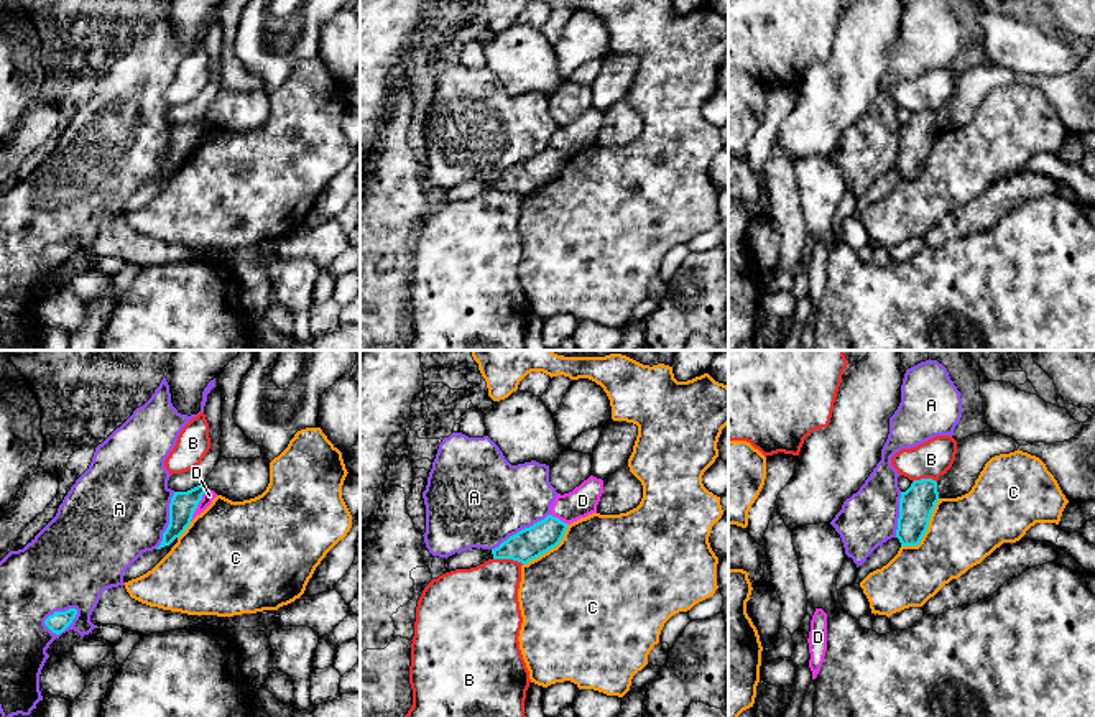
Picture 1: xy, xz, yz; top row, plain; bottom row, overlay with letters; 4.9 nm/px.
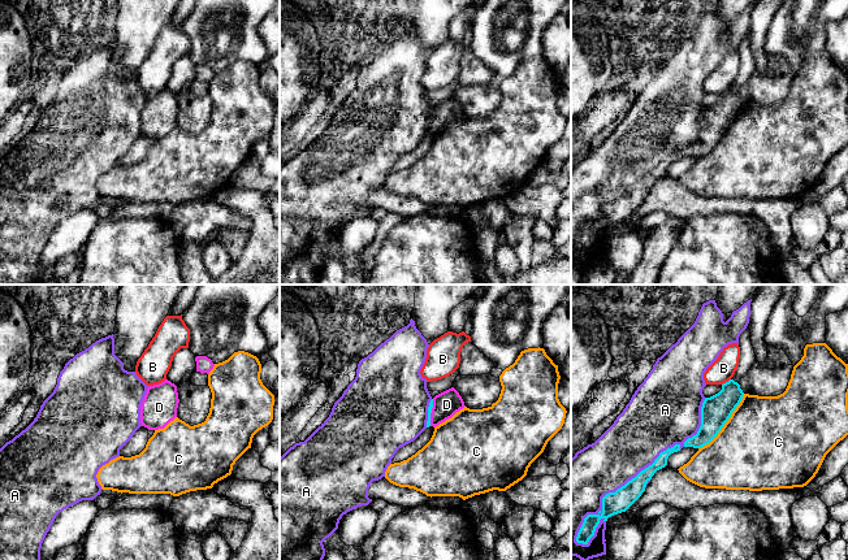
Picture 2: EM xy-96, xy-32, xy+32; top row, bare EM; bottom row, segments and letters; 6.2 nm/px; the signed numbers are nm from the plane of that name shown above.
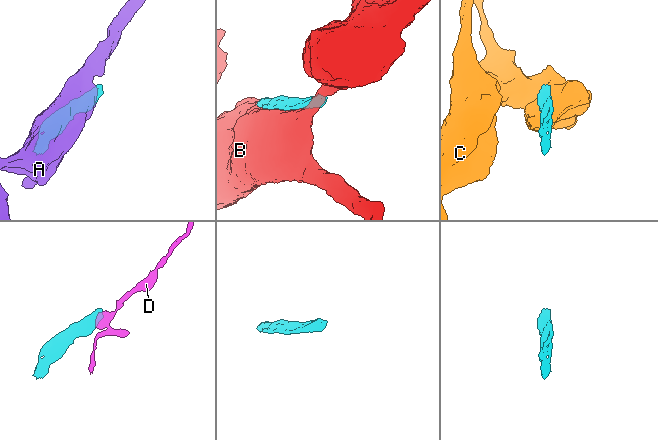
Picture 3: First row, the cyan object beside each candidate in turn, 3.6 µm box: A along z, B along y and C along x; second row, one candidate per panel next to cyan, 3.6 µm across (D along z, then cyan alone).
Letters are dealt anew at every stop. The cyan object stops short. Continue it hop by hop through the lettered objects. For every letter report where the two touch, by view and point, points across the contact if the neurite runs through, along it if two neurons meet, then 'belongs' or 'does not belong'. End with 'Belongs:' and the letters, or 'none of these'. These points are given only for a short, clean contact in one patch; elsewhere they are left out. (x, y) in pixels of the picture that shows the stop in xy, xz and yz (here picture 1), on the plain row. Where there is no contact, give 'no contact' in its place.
A: xy (60, 244) | does not belong
B: xz (508, 189) | does not belong
C: yz (926, 161) | does not belong
D: xy (198, 135) | along xy (207, 120), (189, 152) | does not belong
Belongs: none of these

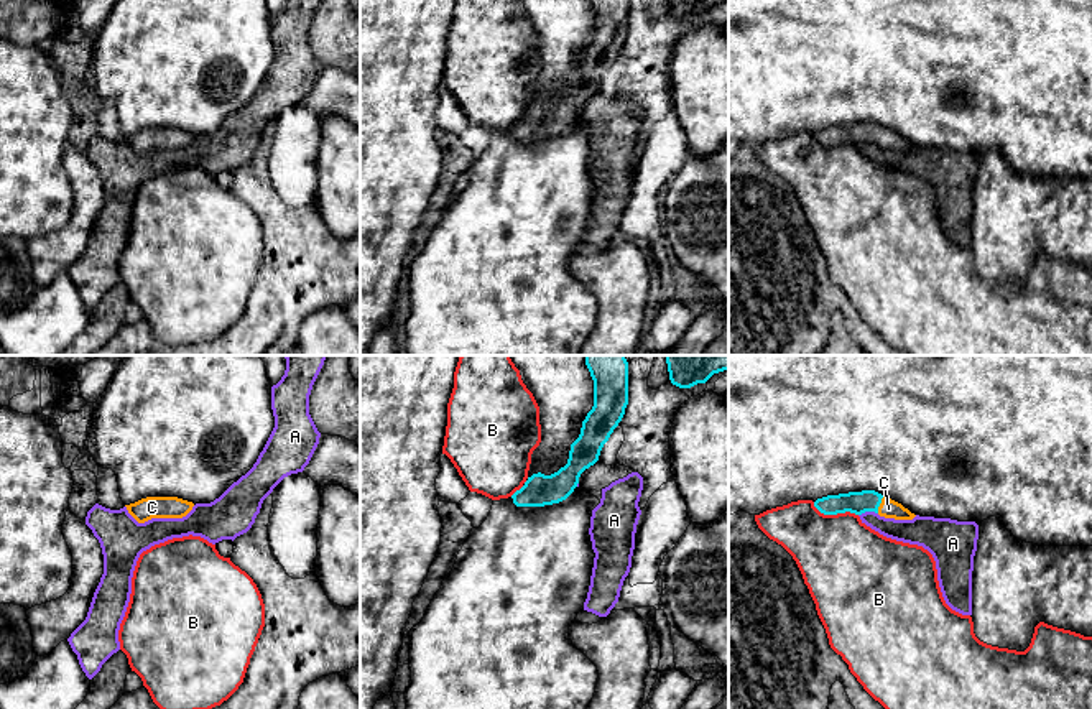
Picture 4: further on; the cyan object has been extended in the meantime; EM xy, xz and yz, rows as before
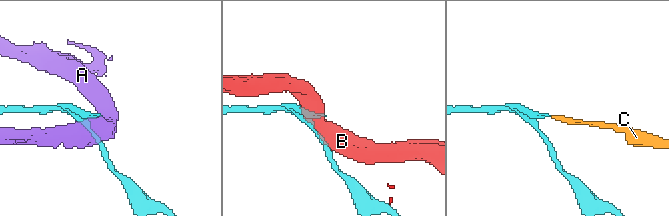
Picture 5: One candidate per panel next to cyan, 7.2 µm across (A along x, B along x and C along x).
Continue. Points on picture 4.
A: yz (867, 142) | along yz (877, 143), (862, 143), (859, 147) | does not belong
B: yz (834, 145) | does not belong
C: yz (879, 137) | across yz (867, 132), (879, 137), (888, 140) | belongs
Belongs: C

